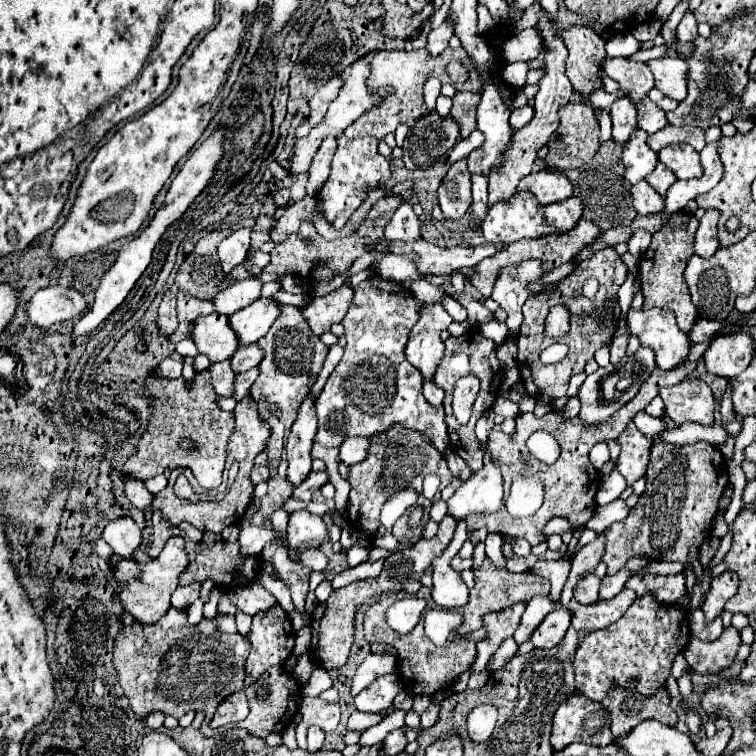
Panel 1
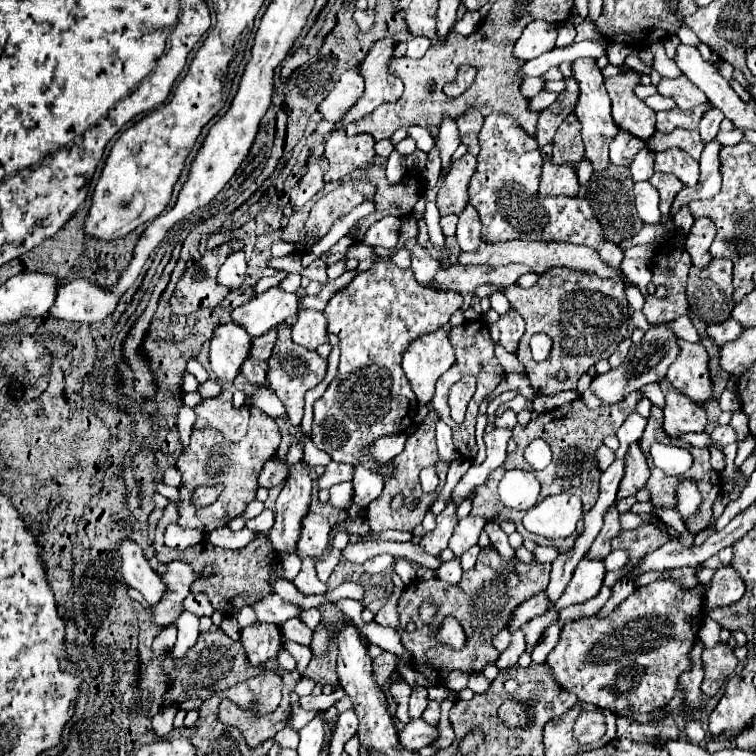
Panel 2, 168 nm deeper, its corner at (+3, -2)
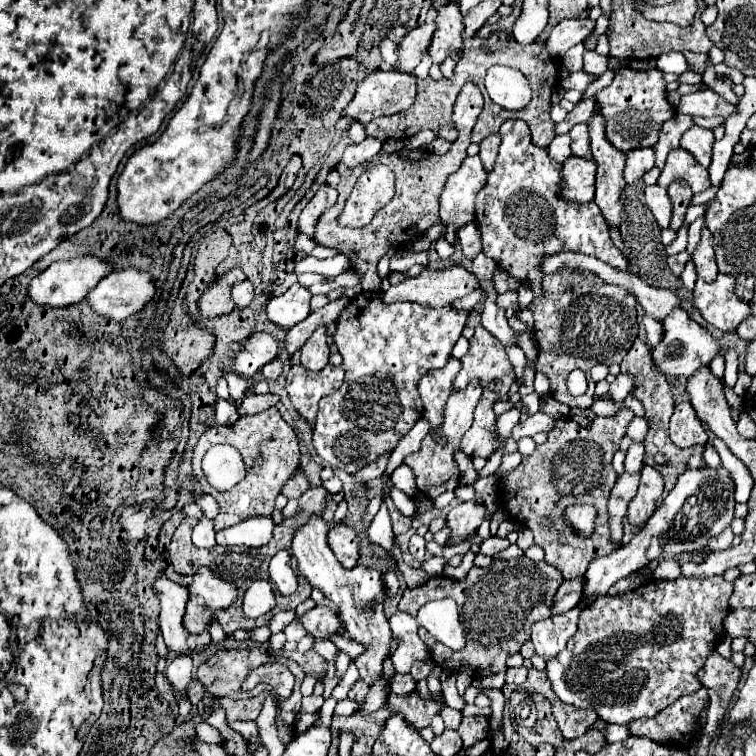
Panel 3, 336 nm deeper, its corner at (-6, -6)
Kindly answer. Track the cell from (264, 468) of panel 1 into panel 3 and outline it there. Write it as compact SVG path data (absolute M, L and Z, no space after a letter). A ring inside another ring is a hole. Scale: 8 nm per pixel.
M295 471L295 475L291 475L291 479L283 485L283 491L281 493L285 497L289 497L289 499L297 499L307 489L309 489L309 483L307 483L303 471Z

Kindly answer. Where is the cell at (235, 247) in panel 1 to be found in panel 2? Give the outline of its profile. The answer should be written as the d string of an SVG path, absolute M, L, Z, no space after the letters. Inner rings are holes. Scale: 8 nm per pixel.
M232 253L226 263L220 267L218 271L218 283L224 287L240 287L244 283L244 273L246 273L246 261L244 261L244 253Z

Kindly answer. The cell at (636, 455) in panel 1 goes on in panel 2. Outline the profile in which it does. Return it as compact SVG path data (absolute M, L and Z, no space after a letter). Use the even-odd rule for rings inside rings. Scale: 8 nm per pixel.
M634 443L634 445L630 445L630 449L626 453L626 473L624 473L620 489L618 489L618 499L636 495L640 489L646 487L648 477L650 477L650 469L646 465L646 457L640 451L640 445Z

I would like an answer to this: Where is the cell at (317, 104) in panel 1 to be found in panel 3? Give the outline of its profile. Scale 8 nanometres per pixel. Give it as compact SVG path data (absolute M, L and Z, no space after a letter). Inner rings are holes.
M375 71L371 75L367 75L361 83L357 83L357 91L353 101L343 109L345 117L351 117L359 123L369 123L375 117L383 117L383 115L393 115L399 111L405 111L413 105L415 101L415 77L407 75L407 73L397 73L397 71Z

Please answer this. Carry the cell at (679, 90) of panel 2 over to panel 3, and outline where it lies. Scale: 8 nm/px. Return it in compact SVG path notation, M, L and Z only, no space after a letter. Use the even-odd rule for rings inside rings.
M705 87L705 89L697 91L697 93L683 95L677 111L693 115L693 117L695 115L701 115L701 117L713 117L713 115L729 117L735 111L735 107L729 105L725 99L721 99L713 89Z

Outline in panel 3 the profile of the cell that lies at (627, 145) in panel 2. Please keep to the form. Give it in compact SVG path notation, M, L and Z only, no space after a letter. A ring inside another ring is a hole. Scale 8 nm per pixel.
M639 147L635 151L627 151L625 163L625 181L635 183L655 165L655 155L651 147Z

